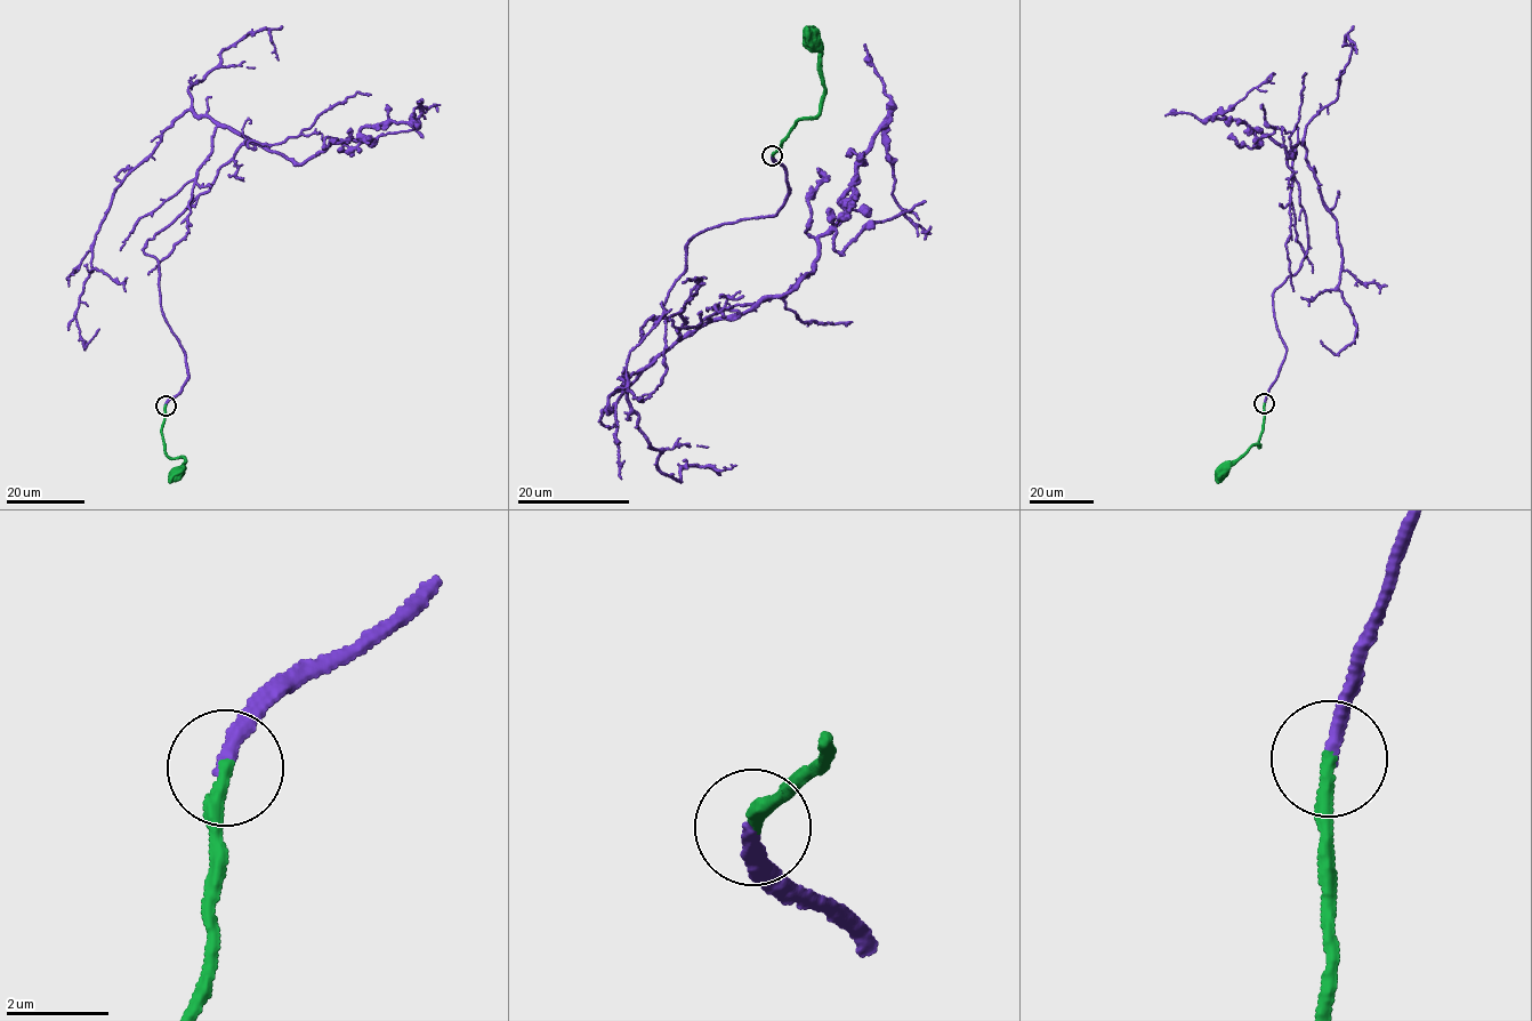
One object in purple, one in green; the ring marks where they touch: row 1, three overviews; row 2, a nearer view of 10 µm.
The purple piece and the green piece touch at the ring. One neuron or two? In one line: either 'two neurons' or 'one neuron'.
one neuron

